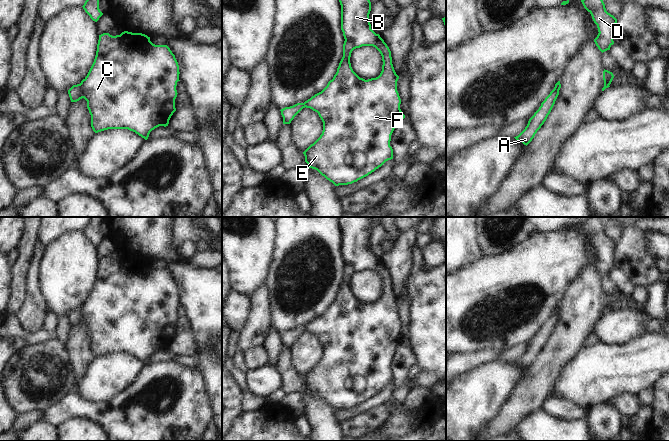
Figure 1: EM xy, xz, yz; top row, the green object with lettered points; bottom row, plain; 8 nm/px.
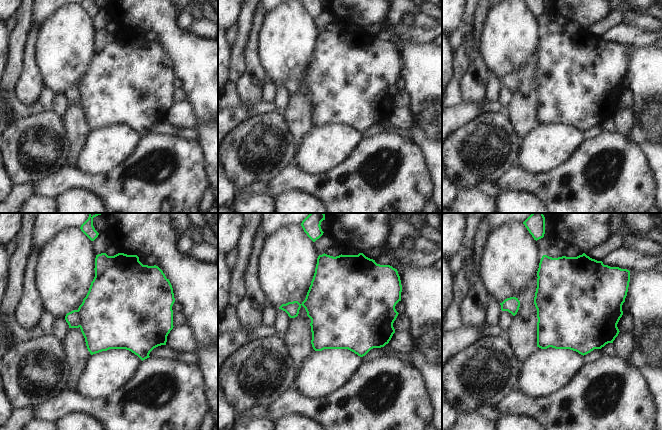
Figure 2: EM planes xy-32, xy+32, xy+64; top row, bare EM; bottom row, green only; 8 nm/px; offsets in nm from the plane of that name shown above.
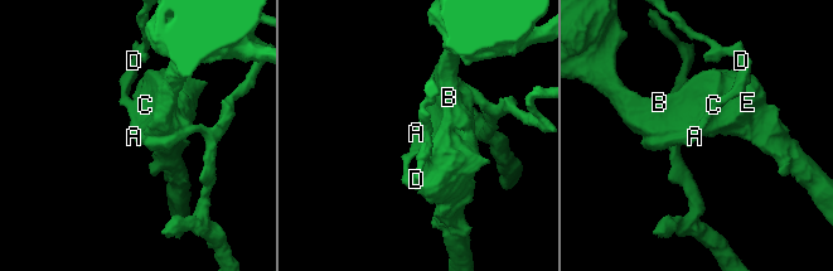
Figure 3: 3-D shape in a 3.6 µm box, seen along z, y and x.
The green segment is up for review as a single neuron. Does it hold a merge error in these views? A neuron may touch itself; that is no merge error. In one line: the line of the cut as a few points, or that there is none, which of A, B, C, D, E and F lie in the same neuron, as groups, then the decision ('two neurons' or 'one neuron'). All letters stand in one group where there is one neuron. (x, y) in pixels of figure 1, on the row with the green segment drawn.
cut xy (79, 84), (83, 97); groups A D / B C E F; two neurons

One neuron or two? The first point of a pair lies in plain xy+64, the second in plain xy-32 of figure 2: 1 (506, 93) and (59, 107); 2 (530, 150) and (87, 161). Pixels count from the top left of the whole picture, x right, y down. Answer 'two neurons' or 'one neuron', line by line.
1: one neuron
2: one neuron

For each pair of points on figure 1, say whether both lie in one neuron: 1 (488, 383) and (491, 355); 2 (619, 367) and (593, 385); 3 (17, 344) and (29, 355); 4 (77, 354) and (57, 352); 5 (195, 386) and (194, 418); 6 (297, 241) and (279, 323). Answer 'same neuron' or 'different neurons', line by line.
1: different neurons
2: same neuron
3: different neurons
4: different neurons
5: same neuron
6: same neuron

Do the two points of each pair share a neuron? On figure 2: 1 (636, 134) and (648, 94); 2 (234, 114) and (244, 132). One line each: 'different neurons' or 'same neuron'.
1: same neuron
2: different neurons

